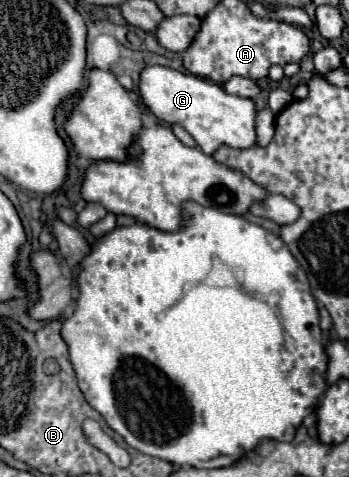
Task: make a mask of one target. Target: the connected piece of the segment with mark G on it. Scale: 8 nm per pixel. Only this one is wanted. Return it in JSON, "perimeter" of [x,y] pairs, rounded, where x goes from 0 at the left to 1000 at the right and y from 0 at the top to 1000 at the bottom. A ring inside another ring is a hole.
{"perimeter":[[[424,138],[401,155],[401,197],[413,218],[458,252],[533,268],[585,323],[613,323],[630,306],[693,314],[734,302],[739,231],[728,210],[665,201],[636,184],[636,176],[470,138]]]}

